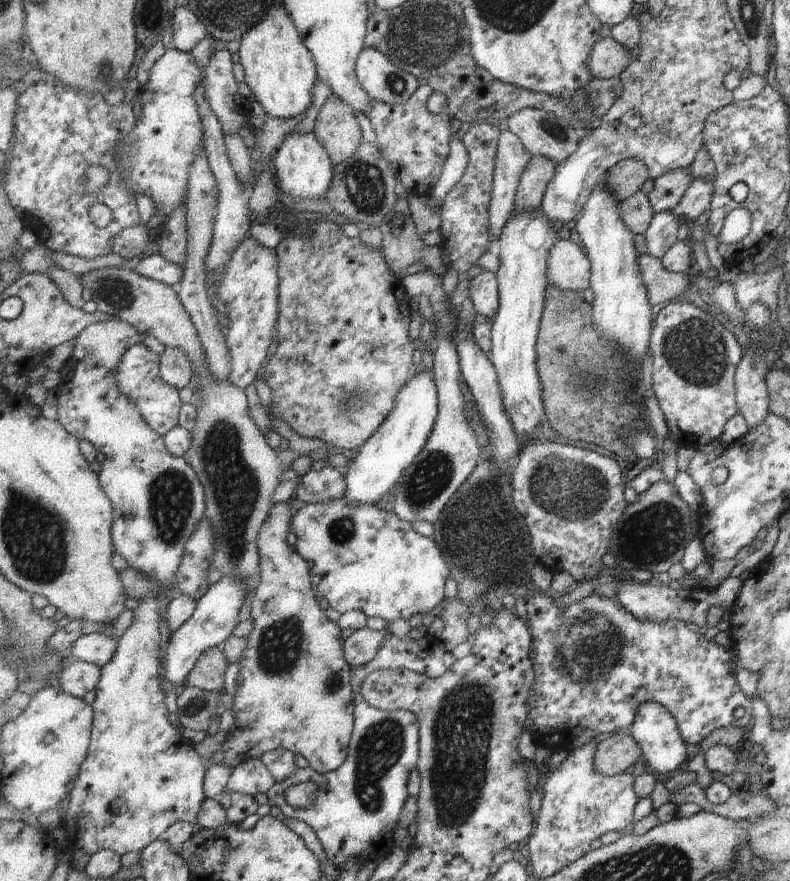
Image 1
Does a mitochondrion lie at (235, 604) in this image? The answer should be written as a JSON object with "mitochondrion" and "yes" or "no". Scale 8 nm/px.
{"mitochondrion":"no"}

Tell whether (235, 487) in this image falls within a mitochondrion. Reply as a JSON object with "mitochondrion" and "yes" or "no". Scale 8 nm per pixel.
{"mitochondrion":"yes"}

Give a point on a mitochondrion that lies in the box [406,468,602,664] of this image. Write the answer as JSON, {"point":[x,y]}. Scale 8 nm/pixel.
{"point":[458,542]}

